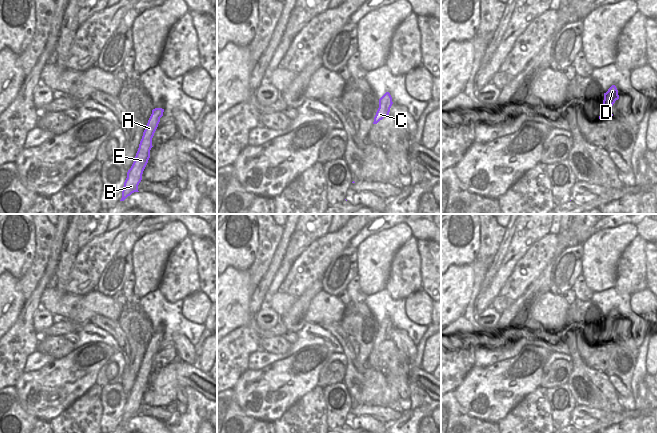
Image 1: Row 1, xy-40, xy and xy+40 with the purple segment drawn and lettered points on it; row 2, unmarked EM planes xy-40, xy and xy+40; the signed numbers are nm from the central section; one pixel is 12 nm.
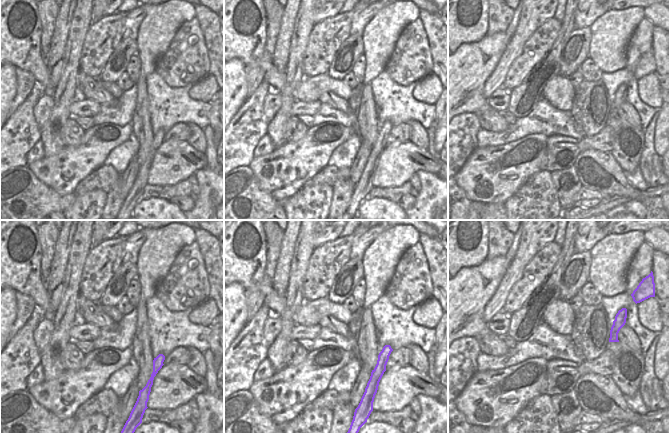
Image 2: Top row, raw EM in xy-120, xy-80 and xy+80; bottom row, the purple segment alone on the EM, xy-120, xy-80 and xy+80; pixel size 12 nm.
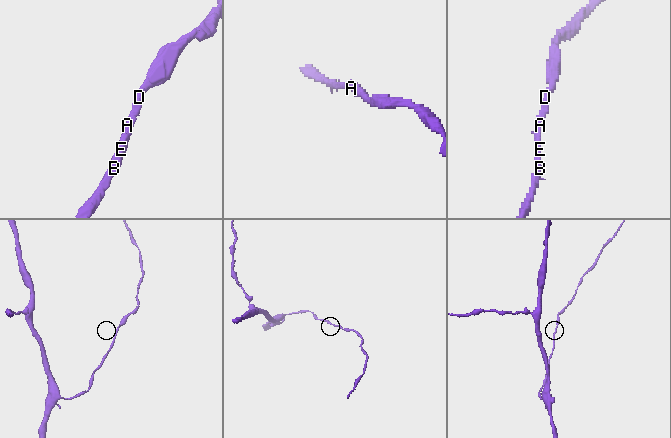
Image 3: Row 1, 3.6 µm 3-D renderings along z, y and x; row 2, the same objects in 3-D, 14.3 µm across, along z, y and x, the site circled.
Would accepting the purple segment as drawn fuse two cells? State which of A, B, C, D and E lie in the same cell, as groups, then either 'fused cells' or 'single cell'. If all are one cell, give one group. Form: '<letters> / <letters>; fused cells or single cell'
A B C D E; single cell

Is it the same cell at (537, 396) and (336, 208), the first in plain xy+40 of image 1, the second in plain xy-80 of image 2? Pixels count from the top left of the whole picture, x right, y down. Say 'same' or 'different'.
different

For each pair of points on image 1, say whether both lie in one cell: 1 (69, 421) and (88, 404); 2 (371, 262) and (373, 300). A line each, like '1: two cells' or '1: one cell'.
1: one cell
2: two cells

